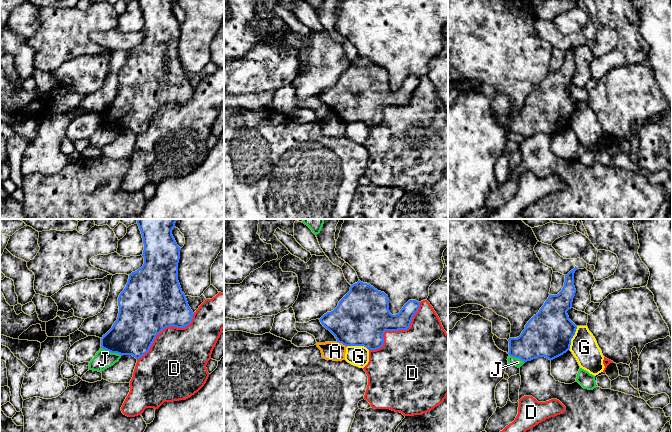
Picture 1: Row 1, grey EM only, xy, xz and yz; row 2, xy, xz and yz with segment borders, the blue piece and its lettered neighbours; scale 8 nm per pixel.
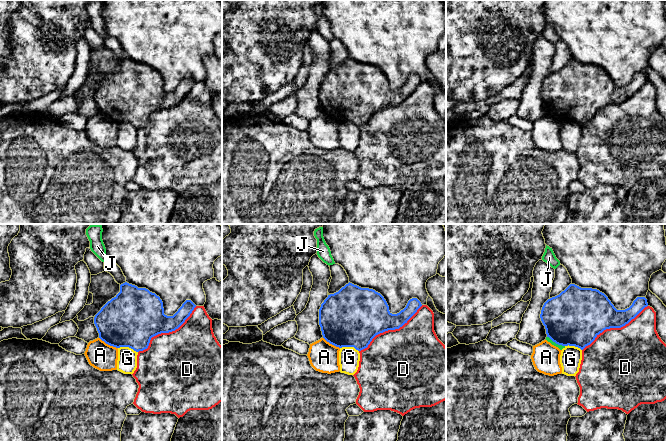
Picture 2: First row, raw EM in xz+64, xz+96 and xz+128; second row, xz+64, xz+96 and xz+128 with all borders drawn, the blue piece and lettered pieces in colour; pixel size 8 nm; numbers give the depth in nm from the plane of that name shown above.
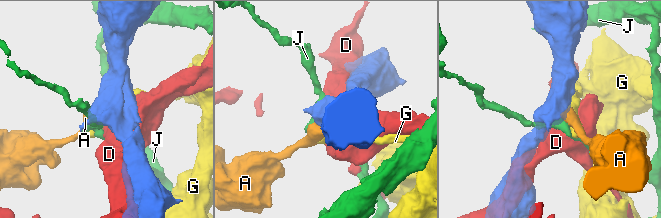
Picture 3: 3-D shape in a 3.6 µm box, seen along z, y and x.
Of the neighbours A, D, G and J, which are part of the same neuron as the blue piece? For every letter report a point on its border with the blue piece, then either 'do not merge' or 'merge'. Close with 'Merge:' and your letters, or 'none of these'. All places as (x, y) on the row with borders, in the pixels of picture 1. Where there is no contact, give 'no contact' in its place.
A: meets blue in xz at (342, 343); do not merge
D: meets blue in xz at (395, 330); do not merge
G: meets blue in yz at (572, 337); do not merge
J: meets blue in xy at (111, 352); do not merge
Merge: none of these

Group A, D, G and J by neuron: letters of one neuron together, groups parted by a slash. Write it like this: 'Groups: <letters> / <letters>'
Groups: A / D / G / J

